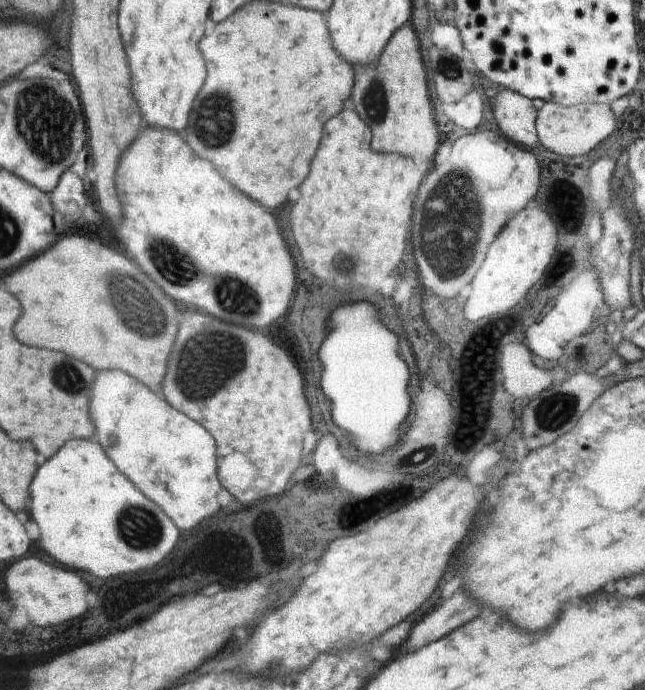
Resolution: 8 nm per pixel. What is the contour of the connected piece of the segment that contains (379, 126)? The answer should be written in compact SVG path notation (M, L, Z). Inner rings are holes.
M411 23L396 30L374 66L368 64L355 69L349 103L370 128L372 151L378 154L398 154L431 165L442 140L438 138L437 118L430 104L419 46L419 39Z

